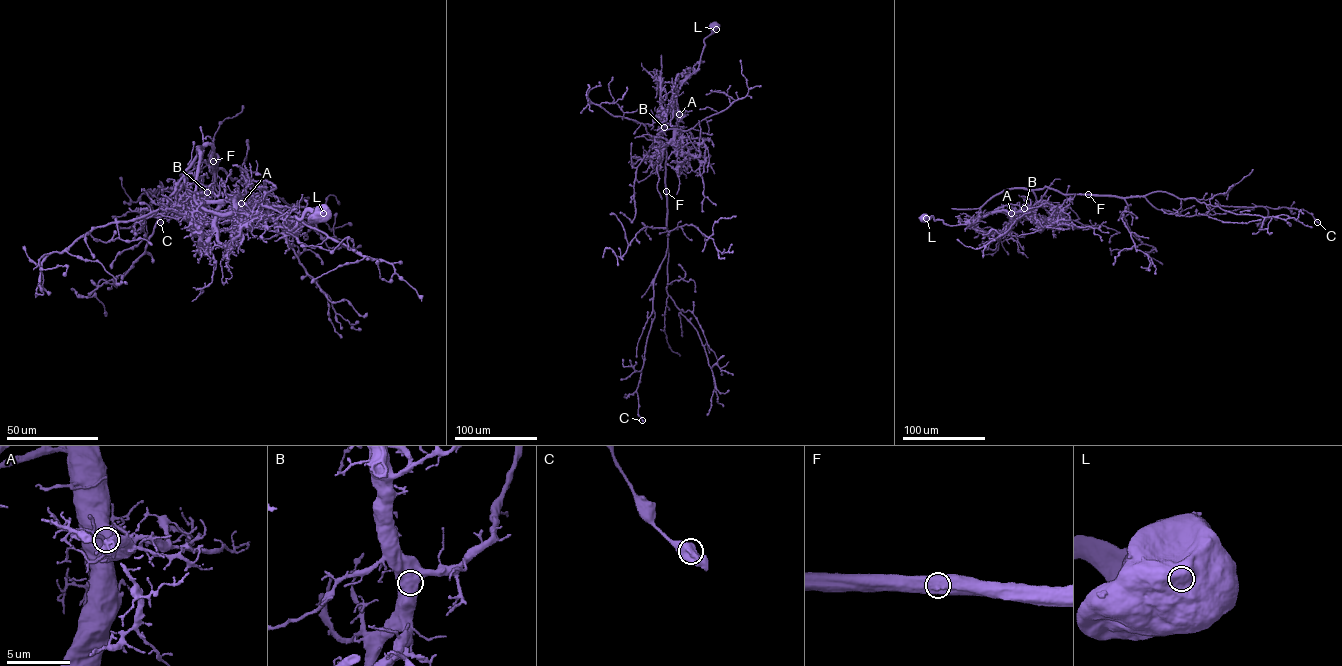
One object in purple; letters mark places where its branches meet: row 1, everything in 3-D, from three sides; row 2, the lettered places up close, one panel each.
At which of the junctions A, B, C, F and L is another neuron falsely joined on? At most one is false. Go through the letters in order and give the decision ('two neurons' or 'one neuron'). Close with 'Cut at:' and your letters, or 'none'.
A: one neuron
B: one neuron
C: one neuron
F: one neuron
L: one neuron
Cut at: none

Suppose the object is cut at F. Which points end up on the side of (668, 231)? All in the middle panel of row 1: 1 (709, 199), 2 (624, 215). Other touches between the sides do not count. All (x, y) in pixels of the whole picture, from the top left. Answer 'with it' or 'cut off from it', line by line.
1: cut off from it
2: cut off from it

